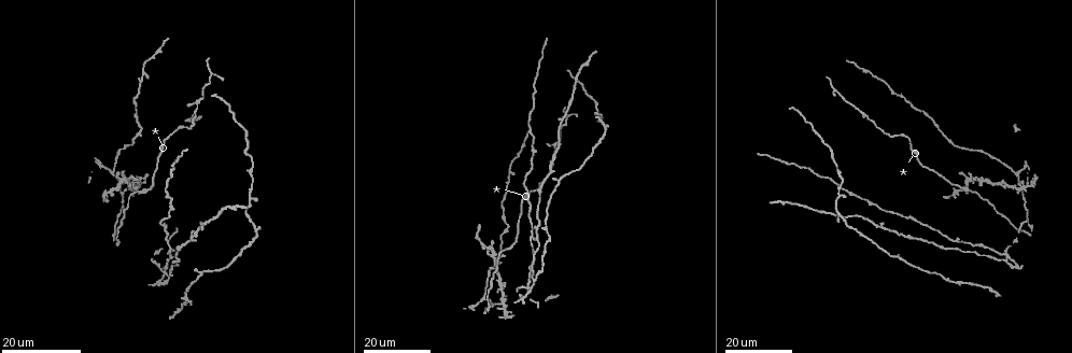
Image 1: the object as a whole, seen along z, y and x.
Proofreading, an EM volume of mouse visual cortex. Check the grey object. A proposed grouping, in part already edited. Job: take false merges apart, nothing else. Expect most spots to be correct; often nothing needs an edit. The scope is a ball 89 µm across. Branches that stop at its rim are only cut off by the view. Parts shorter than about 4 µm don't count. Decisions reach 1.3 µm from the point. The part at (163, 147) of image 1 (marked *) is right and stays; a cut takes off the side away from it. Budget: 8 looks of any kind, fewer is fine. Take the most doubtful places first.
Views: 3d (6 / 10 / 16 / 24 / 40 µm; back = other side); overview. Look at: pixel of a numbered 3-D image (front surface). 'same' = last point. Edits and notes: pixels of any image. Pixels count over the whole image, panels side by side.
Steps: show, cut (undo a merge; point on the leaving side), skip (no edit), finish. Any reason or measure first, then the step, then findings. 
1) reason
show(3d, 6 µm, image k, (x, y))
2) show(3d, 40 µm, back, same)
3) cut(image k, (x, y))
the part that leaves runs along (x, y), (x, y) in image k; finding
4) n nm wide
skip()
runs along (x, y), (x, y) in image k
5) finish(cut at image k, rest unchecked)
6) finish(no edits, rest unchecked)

four or more arms meet
show(3d, 16 µm, image 1, (1010, 255))

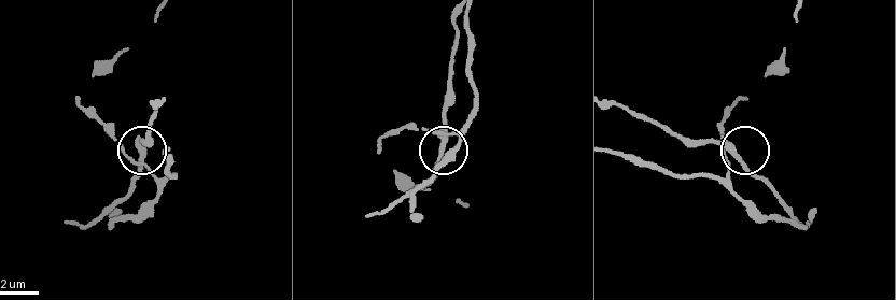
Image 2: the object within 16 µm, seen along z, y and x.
show(3d, 6 µm, image 2, (143, 157))

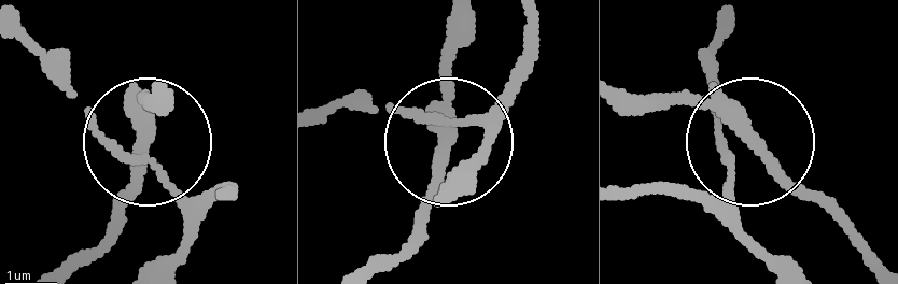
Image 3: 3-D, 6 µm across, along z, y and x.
skip()
one neuron here

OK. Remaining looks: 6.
four or more arms meet
show(3d, 24 µm, image 1, (1022, 186))

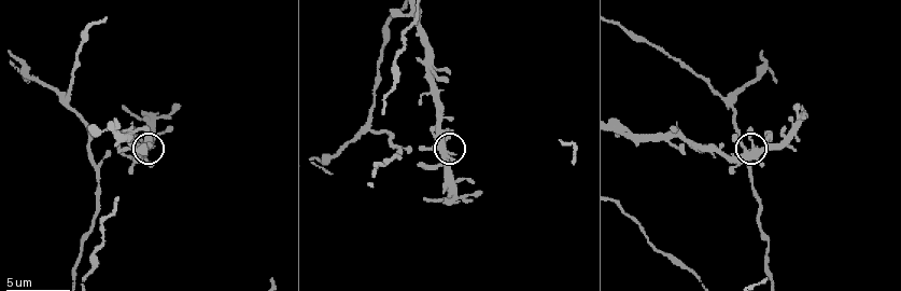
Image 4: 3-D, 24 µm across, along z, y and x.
closer look
show(3d, 10 µm, image 4, (442, 147))

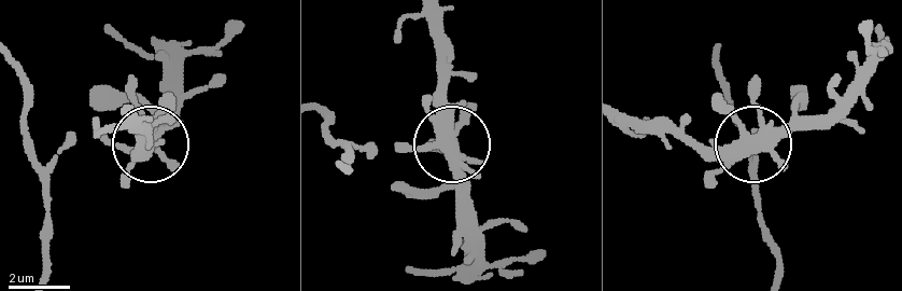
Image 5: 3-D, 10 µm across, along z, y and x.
390 nm wide
skip()
all the same neuron

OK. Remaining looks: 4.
arms part here
show(3d, 6 µm, image 4, (367, 120))

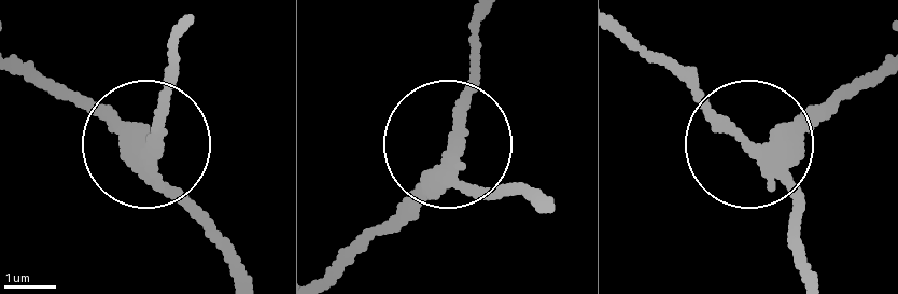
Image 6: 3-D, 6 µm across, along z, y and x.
from behind
show(3d, 6 µm, back, image 6, (761, 149))

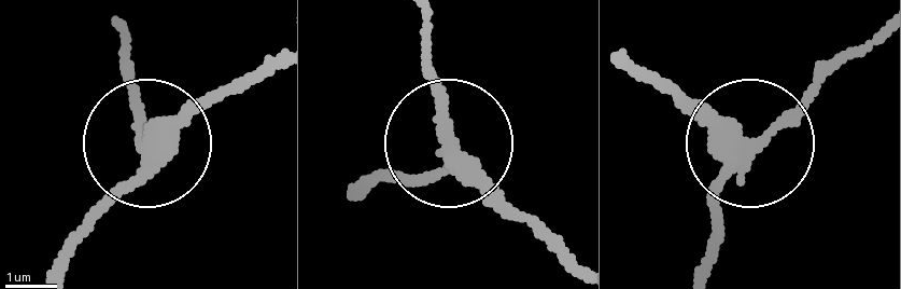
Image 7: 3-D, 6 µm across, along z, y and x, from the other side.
side arm 11 µm
cut(image 7, (214, 93))
the part that leaves runs along (170, 135), (269, 74) in image 7; a second neuron is stuck on

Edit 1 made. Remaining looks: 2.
finish(cut at image 7, rest unchecked)

